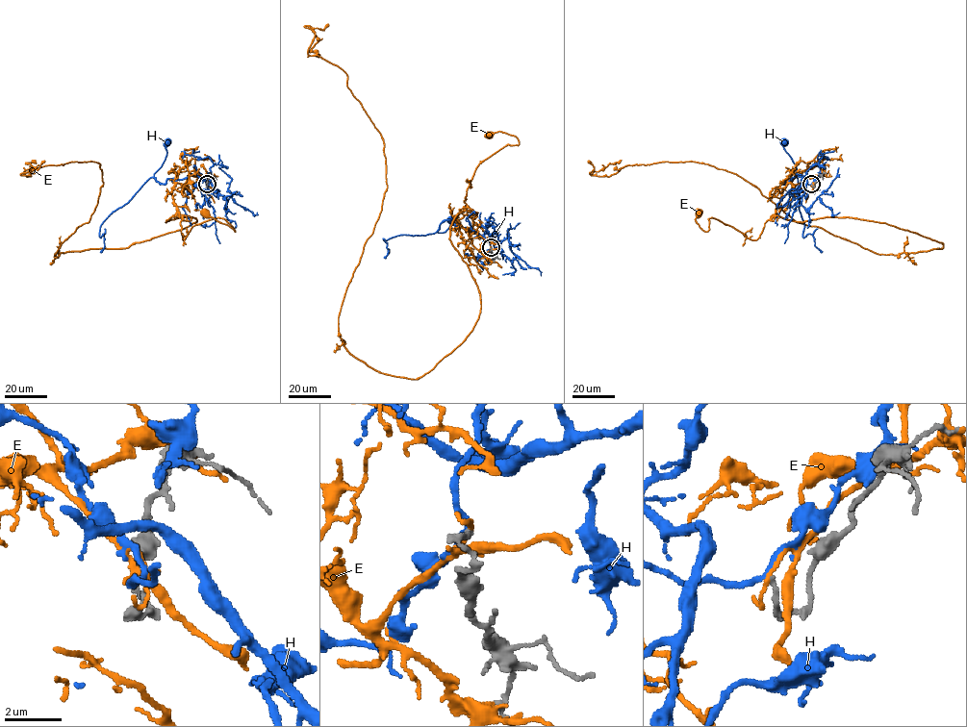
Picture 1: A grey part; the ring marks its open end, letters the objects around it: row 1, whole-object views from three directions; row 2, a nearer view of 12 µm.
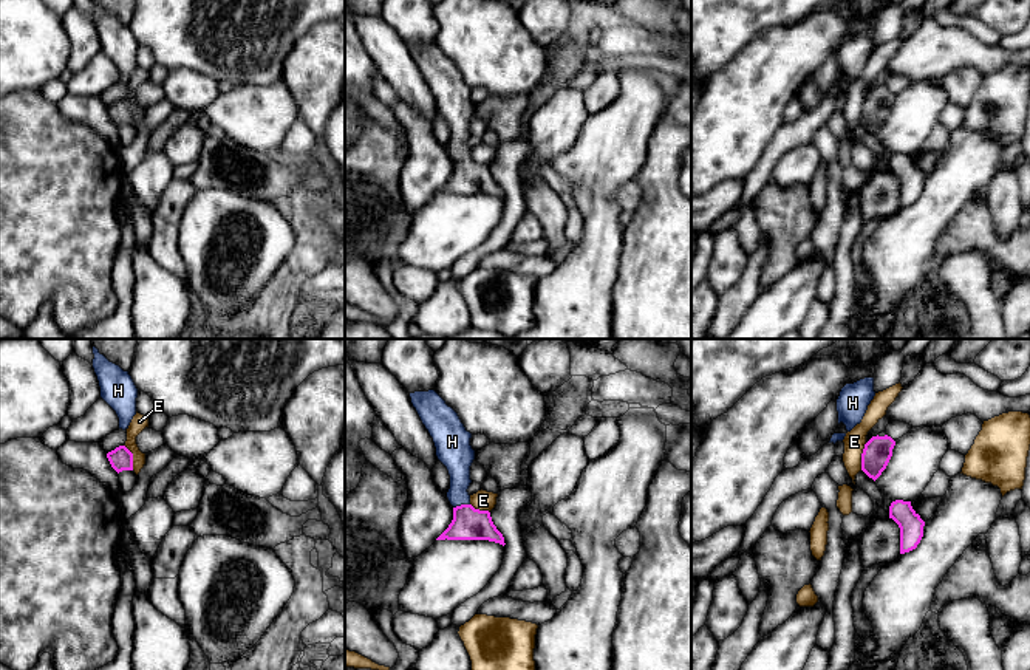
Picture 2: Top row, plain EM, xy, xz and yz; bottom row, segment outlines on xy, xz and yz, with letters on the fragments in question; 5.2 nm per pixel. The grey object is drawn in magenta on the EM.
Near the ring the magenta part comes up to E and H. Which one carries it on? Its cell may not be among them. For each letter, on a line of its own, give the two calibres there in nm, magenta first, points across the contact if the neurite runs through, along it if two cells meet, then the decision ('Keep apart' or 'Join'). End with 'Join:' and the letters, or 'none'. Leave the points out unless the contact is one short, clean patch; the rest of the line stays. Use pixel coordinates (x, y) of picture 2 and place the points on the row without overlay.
E: Thickness 150 nm (magenta) against 110 nm. Boundary: yz (866, 96), (862, 105), (860, 123). Keep apart
H: Thickness 170 nm (magenta) against 160 nm. Path across: xz (469, 177), (461, 158), (458, 150), (457, 110). Join
Join: H

